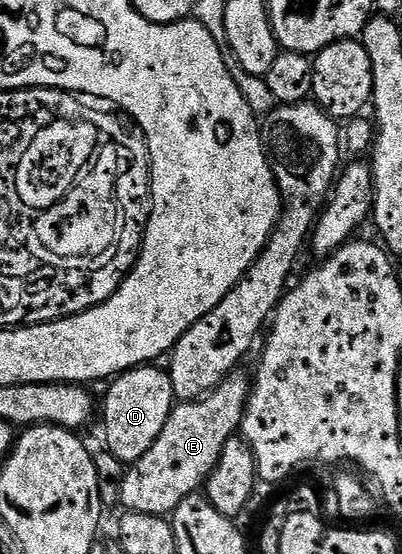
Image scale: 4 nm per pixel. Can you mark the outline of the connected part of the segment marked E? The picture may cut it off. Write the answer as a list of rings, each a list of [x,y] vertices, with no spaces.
[[[240,372],[228,374],[221,385],[214,386],[194,402],[179,402],[171,410],[161,436],[141,456],[141,460],[126,467],[121,484],[119,506],[132,514],[170,515],[190,494],[206,483],[219,462],[221,452],[230,438],[240,433],[252,379]]]

